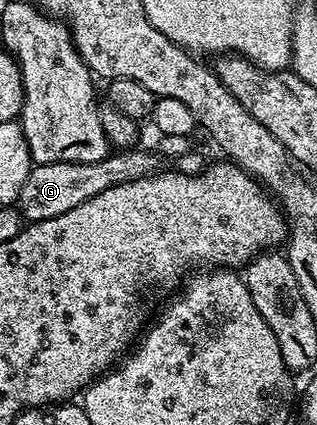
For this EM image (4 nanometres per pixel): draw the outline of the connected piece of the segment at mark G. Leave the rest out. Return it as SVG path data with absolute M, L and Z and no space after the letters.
M128 148L109 154L94 164L78 164L76 161L62 161L57 164L33 165L30 176L19 196L18 209L25 221L41 222L54 219L78 204L100 195L106 188L130 183L136 179L148 178L159 171L160 160L152 152Z

